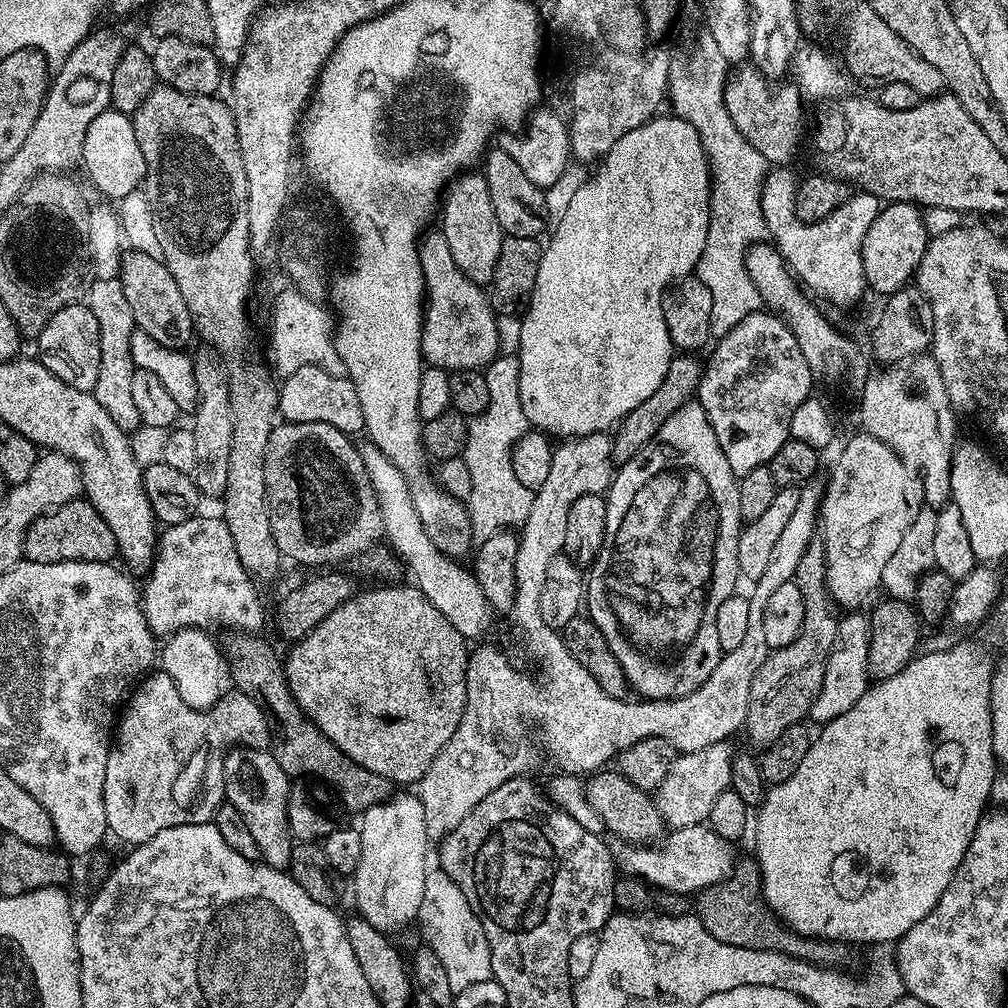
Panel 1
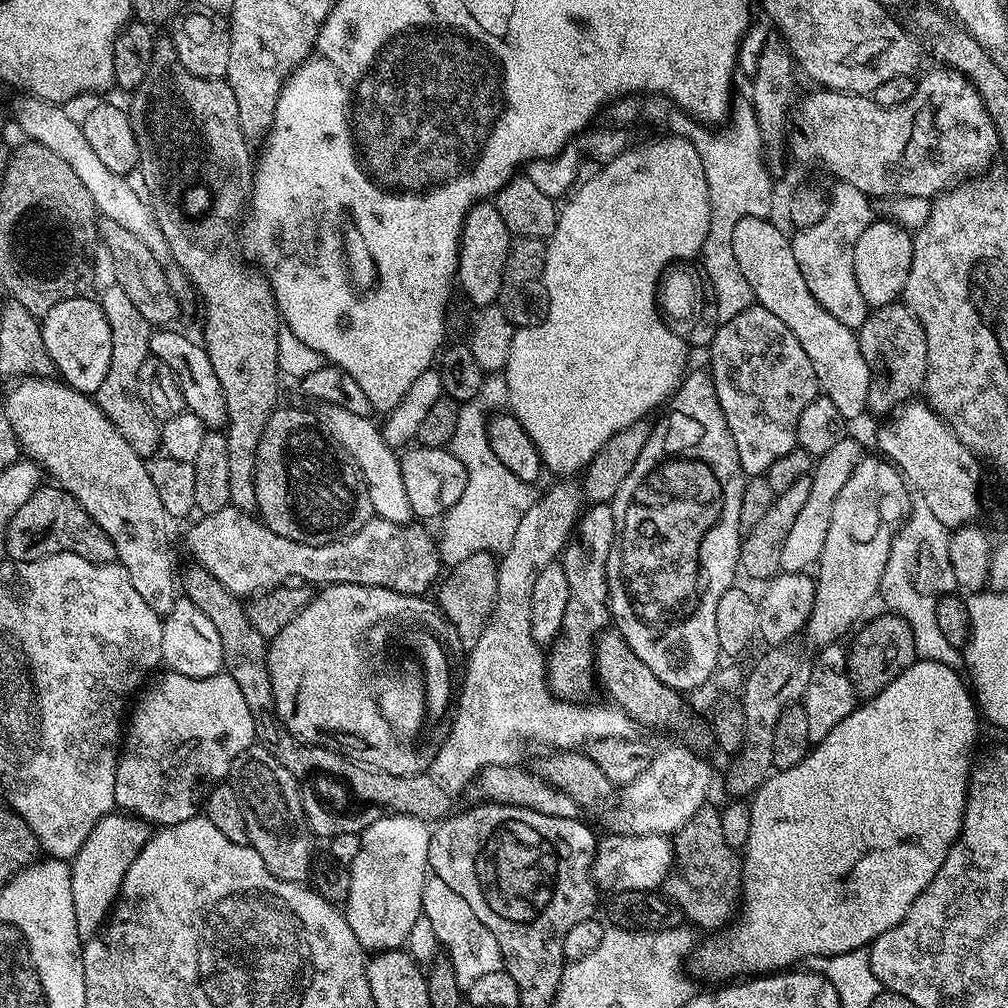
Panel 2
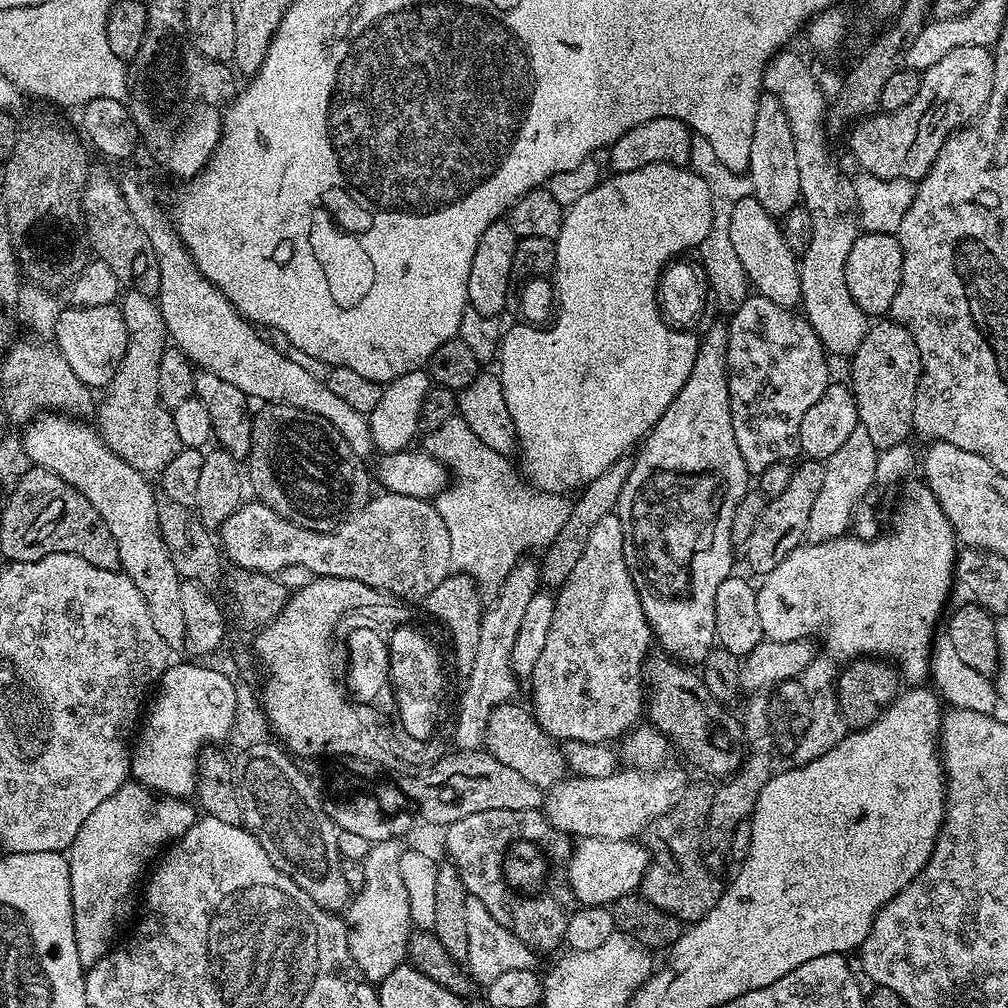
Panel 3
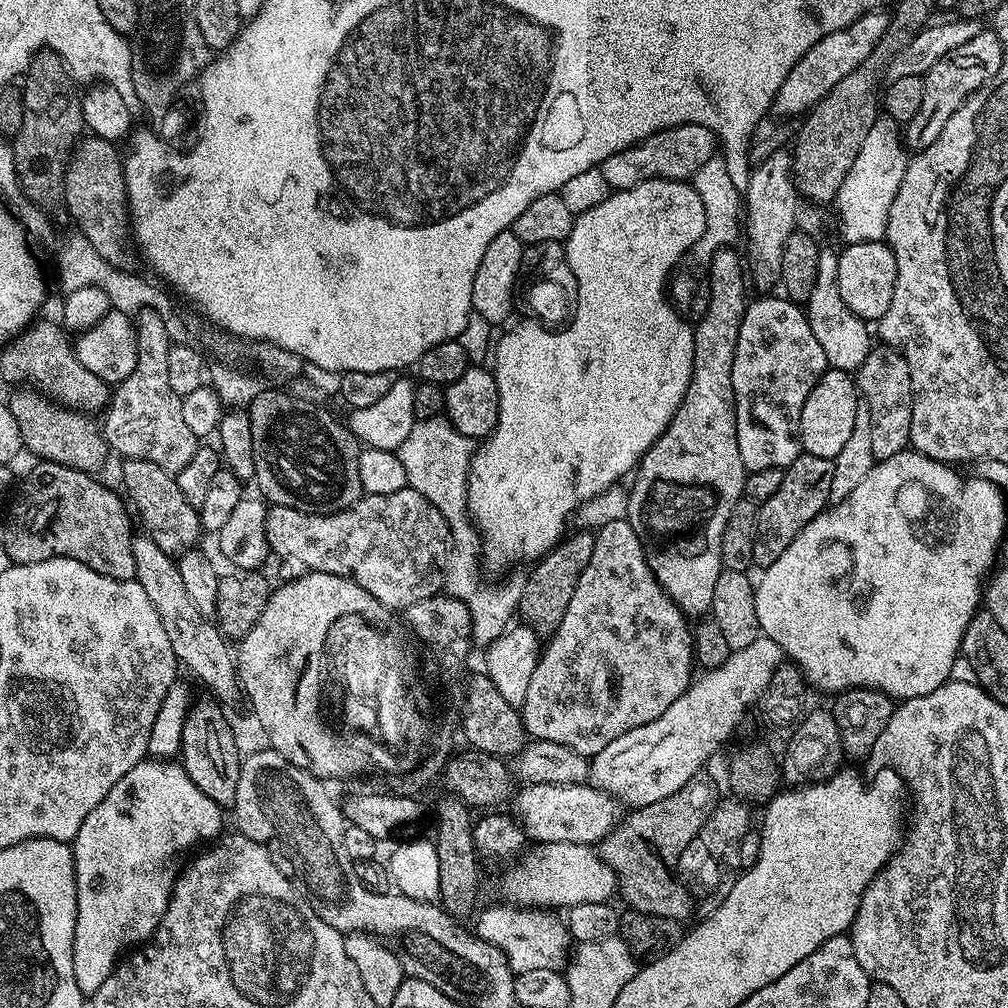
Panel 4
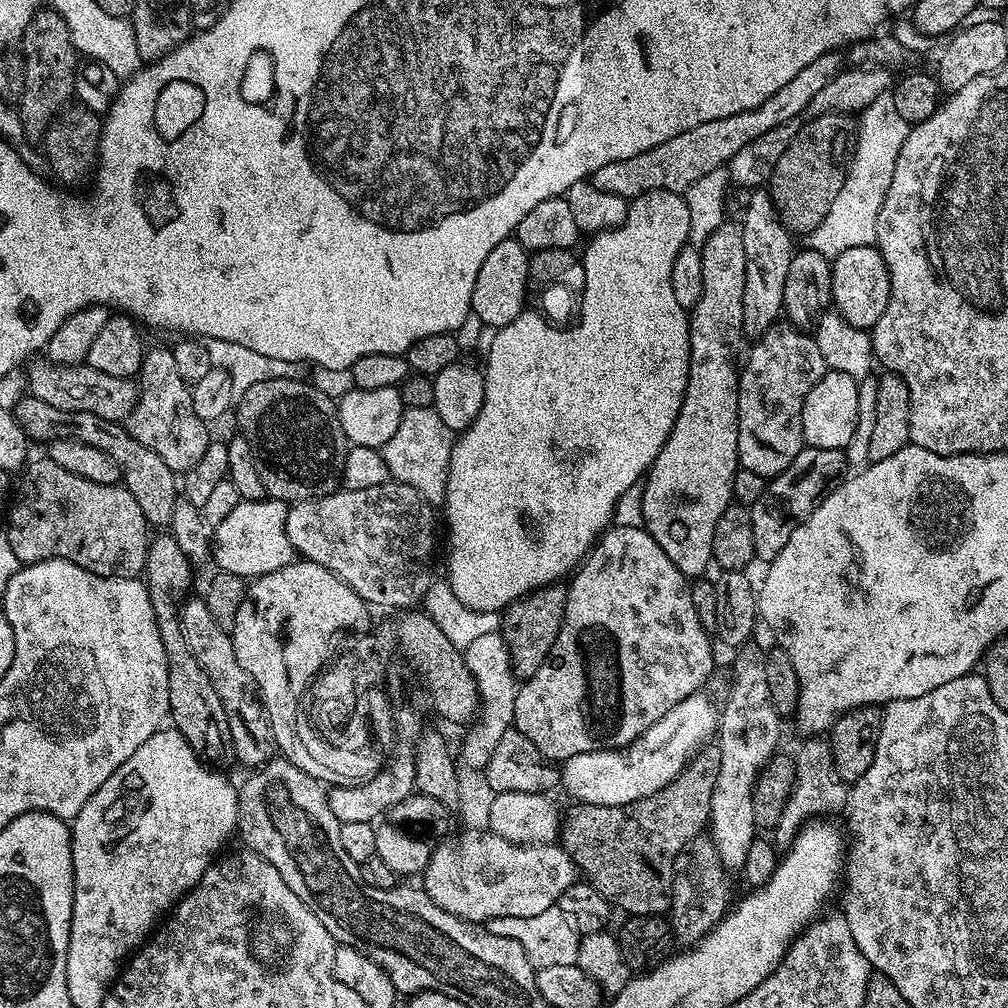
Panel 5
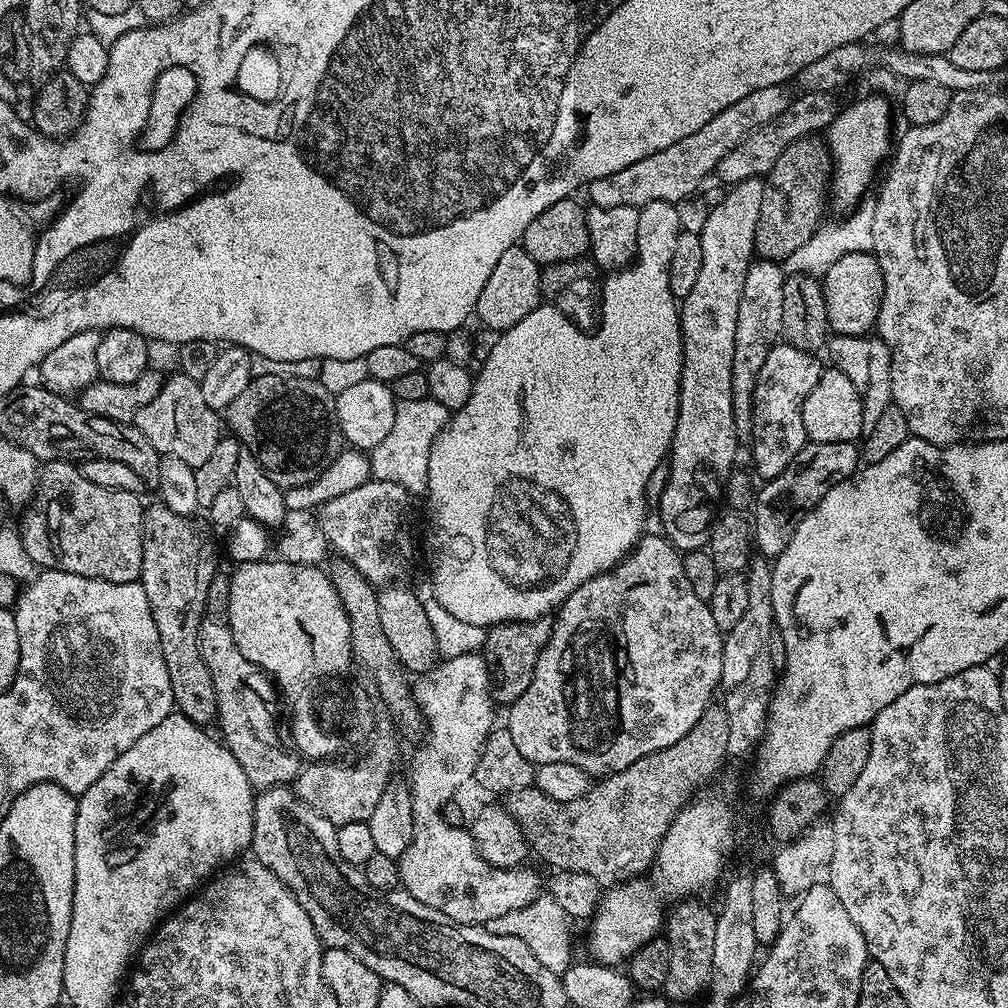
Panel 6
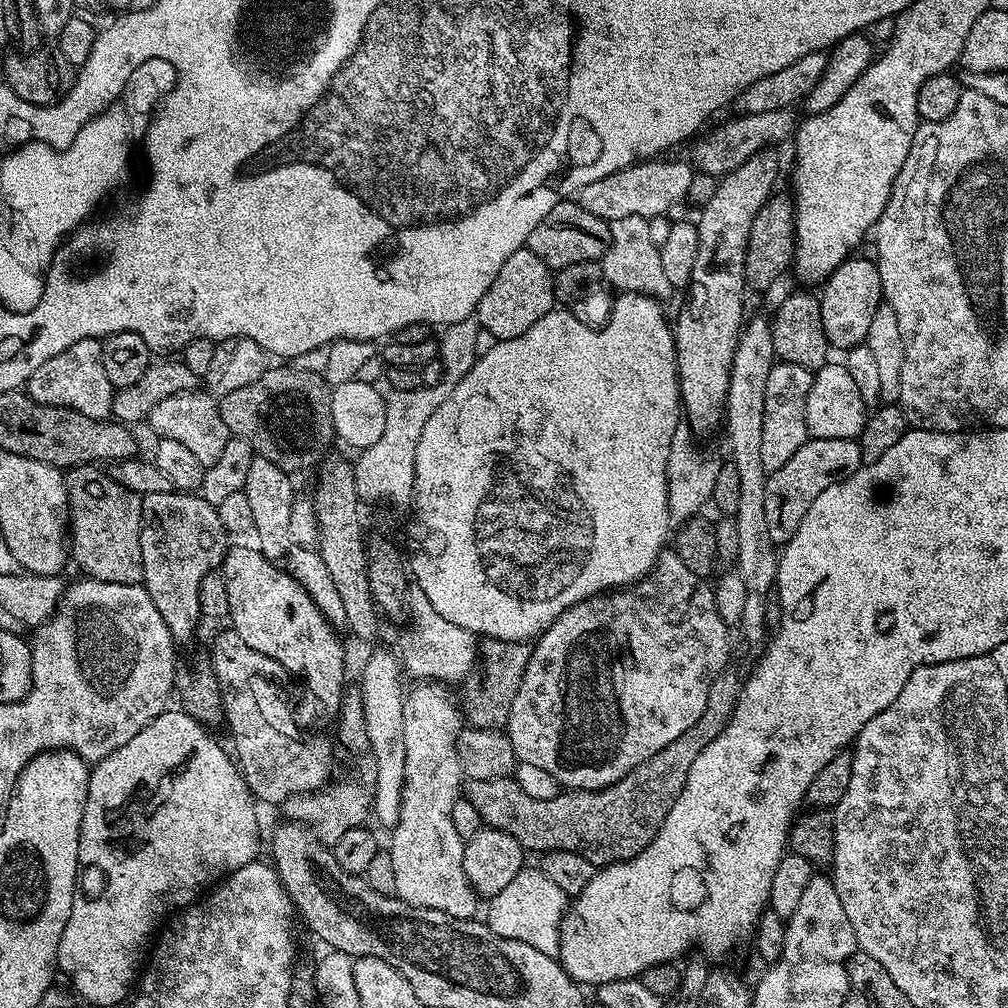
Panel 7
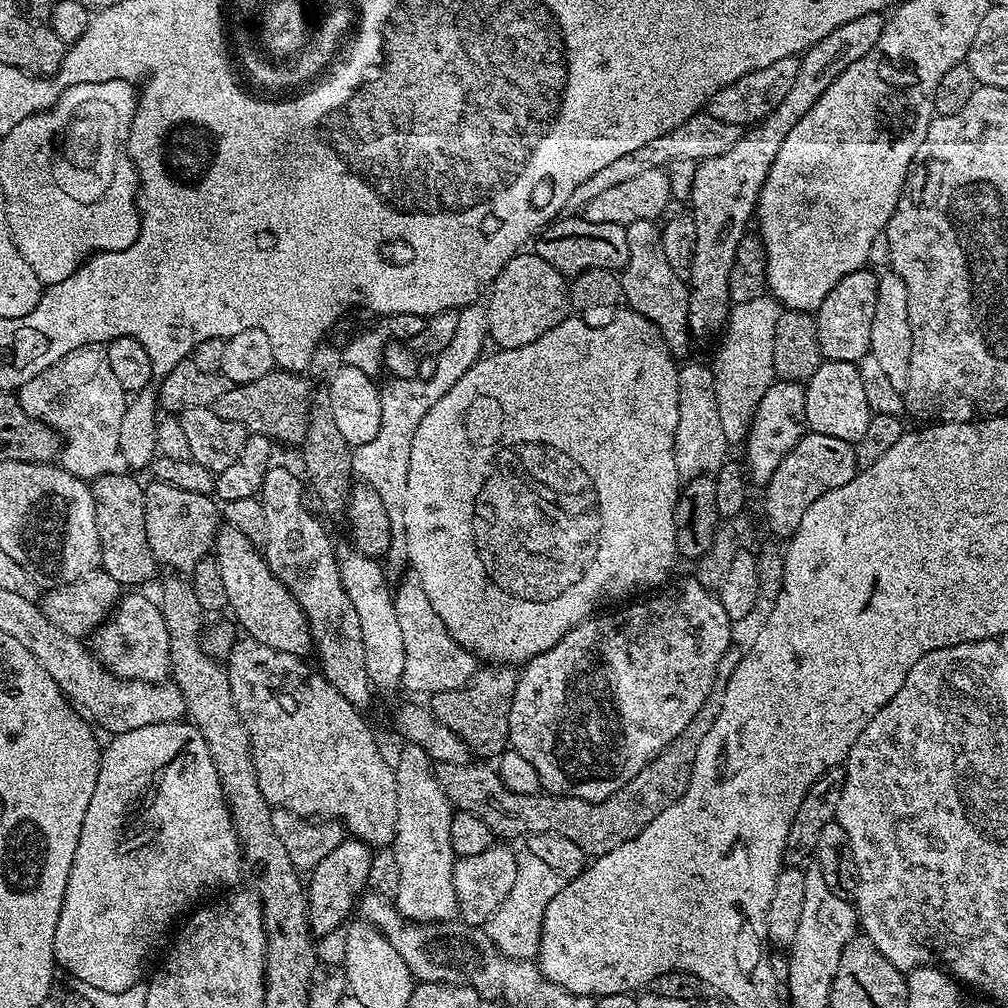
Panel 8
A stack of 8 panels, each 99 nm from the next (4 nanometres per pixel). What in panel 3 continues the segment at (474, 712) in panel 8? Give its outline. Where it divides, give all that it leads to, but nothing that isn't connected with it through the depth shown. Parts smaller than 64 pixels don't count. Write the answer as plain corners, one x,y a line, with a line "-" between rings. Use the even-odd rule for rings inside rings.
631,455
621,456
598,478
594,478
594,482
590,482
584,488
579,489
572,505
570,518
566,521
566,526
562,526
562,530
558,530
558,538
554,538
554,542
550,542
550,546
543,549
544,561
539,561
538,564
541,581
549,589
559,589
560,585
566,582
566,578
570,578
570,570
574,570
578,558
582,558
582,550
586,550
586,542
590,542
590,534
593,533
596,523
601,518
606,518
615,513
616,503
619,502
622,494
622,486
626,486
628,475
632,469
632,461

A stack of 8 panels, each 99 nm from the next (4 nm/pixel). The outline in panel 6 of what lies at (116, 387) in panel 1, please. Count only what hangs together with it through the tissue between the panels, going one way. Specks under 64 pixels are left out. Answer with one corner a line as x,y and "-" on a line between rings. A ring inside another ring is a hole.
173,374
172,377
169,375
165,379
154,402
146,402
146,406
138,410
134,423
138,430
142,430
142,434
146,434
150,446
154,446
161,457
180,458
194,469
210,458
210,453
214,451
214,446
218,446
222,435
221,417
213,408
206,406
200,381
179,374

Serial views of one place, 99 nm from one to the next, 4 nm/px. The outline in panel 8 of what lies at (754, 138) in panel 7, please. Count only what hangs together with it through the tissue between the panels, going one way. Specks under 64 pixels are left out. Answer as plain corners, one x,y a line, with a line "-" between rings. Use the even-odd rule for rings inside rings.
707,110
695,112
693,116
686,118
686,122
682,122
682,126
654,138
654,142
646,142
646,146
638,146
638,150
630,154
622,154
622,158
609,162
603,170
598,170
598,174
590,174
586,182
574,186
574,194
570,194
563,215
568,218
579,217
586,205
594,198
598,198
598,194
611,190
613,186
618,186
621,182
630,181
635,176
646,174
646,170
671,166
676,160
699,162
706,158
718,158
718,154
726,154
726,150
730,150
730,146
738,142
740,135
742,135
741,125
721,122

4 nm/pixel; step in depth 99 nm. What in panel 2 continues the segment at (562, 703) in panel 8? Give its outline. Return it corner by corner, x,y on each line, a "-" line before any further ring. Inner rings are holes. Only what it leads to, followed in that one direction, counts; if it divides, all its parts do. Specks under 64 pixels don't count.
611,503
593,504
581,515
564,545
562,563
570,582
570,602
555,640
546,656
548,687
565,702
580,702
594,684
596,645
602,630
610,624
608,610
608,559
616,537

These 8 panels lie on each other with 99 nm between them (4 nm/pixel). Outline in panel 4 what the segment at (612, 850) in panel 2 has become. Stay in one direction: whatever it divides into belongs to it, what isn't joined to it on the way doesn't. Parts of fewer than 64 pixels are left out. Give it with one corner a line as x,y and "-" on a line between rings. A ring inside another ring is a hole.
554,842
553,844
536,844
523,853
517,864
512,864
500,880
500,892
509,905
519,906
525,910
567,910
582,902
608,902
617,895
616,872
606,866
595,847
574,842

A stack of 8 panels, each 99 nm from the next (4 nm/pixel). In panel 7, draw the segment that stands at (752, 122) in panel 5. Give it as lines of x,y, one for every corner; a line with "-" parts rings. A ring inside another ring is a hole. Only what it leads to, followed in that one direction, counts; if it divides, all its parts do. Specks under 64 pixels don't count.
668,158
637,162
606,178
598,178
598,182
590,182
590,186
580,188
578,202
590,214
609,222
631,216
651,218
671,213
673,206
687,197
694,169
687,159
664,159

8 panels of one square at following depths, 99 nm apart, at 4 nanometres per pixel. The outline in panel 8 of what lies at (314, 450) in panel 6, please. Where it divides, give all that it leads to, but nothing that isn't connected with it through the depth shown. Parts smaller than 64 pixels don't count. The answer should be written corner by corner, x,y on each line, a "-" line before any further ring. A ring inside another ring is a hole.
273,370
270,374
262,374
262,378
257,378
255,382
231,385
211,408
218,418
226,418
226,422
238,422
238,426
245,428
251,435
266,436
273,442
285,440
288,444
299,445
308,429
314,391
313,385
308,385
304,378
295,372

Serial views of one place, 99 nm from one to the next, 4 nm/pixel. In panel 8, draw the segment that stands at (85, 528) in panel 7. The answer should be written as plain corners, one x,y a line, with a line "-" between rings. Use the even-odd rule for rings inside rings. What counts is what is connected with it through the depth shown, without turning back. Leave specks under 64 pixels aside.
113,470
90,484
100,539
99,567
122,586
144,584
147,580
154,579
158,571
150,542
146,538
145,485
139,484
134,477
136,476
127,471

